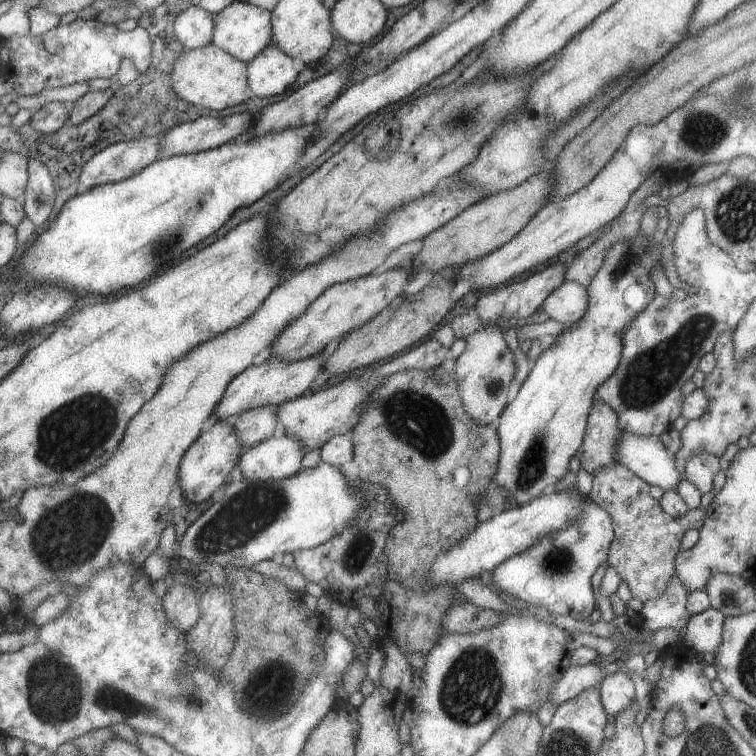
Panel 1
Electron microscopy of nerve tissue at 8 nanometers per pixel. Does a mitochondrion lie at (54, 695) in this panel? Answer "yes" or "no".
yes

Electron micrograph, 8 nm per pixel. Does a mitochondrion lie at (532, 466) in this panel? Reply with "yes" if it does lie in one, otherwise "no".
yes

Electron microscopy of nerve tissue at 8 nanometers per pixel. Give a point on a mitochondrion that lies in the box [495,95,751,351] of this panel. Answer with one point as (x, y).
(702, 132)

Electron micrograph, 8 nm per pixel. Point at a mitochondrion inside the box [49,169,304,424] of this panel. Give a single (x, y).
(174, 237)

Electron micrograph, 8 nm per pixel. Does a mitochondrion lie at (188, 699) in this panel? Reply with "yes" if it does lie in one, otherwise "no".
yes

